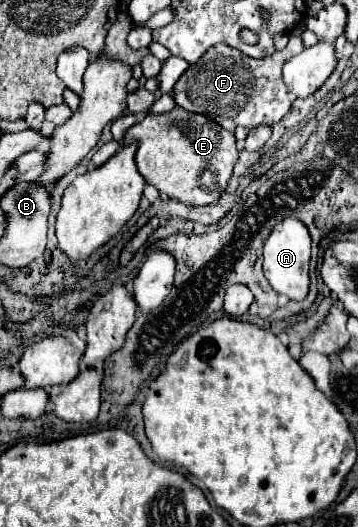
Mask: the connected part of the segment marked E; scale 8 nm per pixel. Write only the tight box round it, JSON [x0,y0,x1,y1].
[123,107,235,207]

